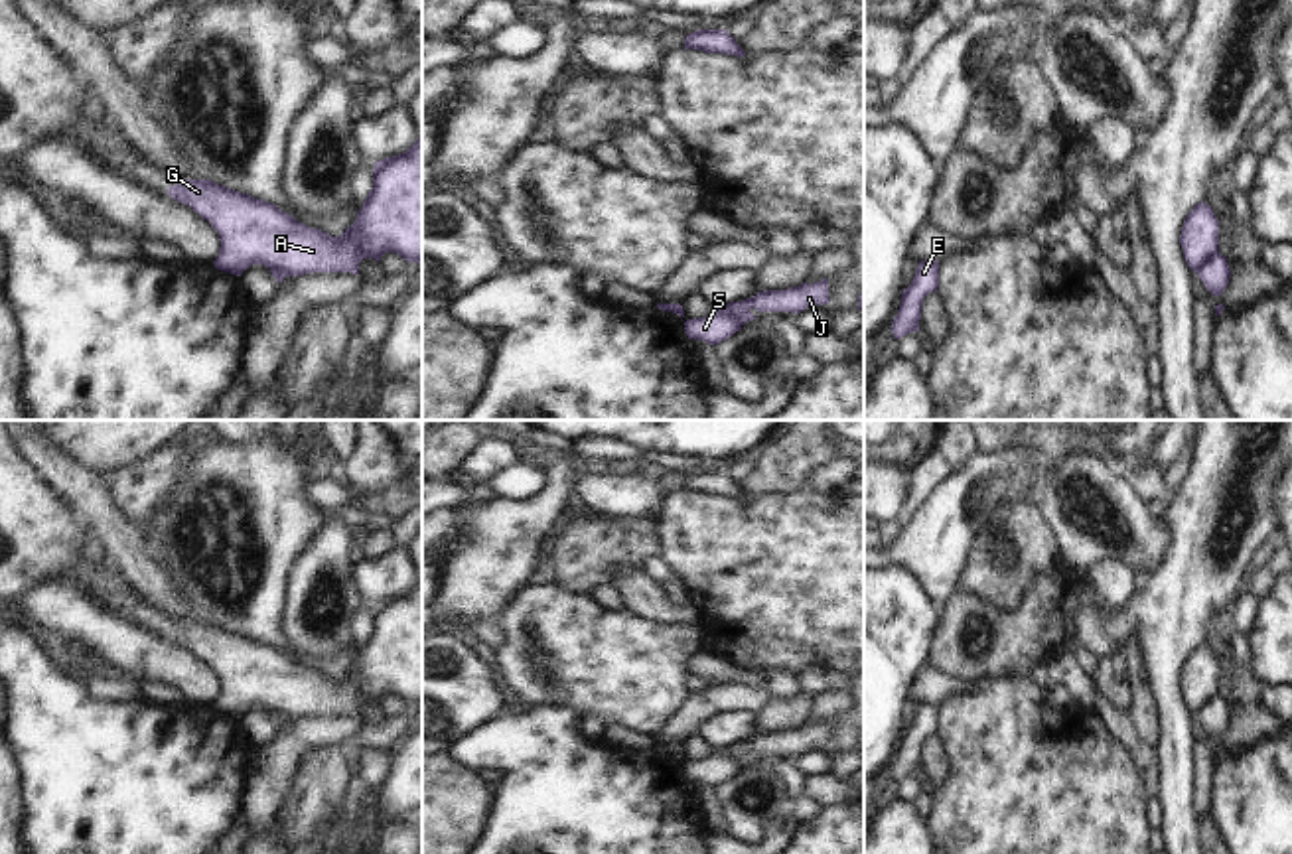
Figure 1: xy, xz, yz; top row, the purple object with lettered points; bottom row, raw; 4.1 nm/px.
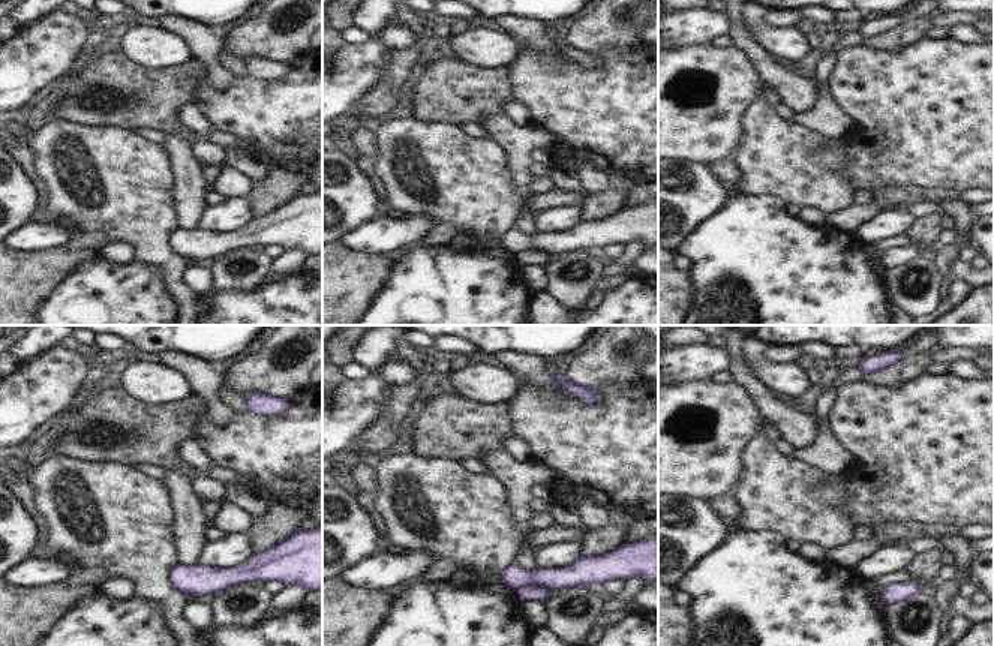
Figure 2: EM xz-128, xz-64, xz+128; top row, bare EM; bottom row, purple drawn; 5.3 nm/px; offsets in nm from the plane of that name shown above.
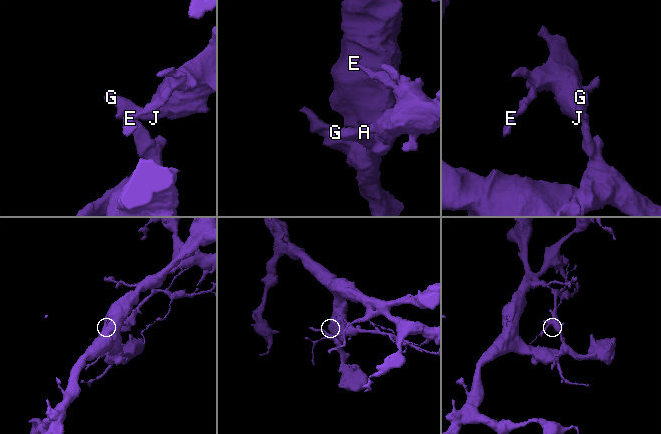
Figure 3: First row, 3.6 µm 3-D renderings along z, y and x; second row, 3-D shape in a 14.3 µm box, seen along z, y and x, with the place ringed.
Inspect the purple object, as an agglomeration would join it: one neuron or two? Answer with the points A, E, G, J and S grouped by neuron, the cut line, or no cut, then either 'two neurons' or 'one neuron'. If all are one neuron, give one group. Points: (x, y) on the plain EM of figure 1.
A E G J / S; cut in xz along (717, 750), (742, 766); two neurons

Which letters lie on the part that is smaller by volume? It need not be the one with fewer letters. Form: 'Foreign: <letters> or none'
Foreign: A, E, G, J

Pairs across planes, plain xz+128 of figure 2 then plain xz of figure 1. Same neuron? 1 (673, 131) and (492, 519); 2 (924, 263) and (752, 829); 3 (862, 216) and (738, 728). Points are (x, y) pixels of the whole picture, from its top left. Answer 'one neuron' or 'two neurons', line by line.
1: one neuron
2: one neuron
3: two neurons

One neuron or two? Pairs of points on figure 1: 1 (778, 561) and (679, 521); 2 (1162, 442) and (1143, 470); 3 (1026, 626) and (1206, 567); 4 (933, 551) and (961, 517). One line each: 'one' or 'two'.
1: one
2: two
3: two
4: one

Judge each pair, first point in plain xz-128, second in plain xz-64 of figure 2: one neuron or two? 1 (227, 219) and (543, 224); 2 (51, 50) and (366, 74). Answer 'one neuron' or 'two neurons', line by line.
1: one neuron
2: one neuron

